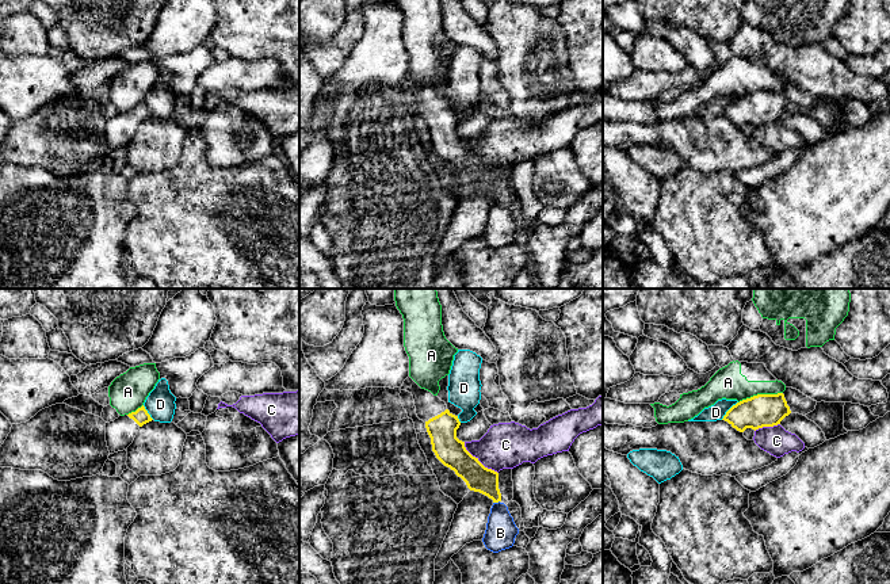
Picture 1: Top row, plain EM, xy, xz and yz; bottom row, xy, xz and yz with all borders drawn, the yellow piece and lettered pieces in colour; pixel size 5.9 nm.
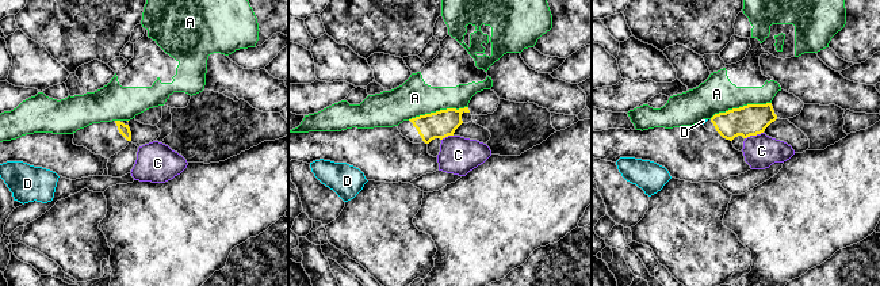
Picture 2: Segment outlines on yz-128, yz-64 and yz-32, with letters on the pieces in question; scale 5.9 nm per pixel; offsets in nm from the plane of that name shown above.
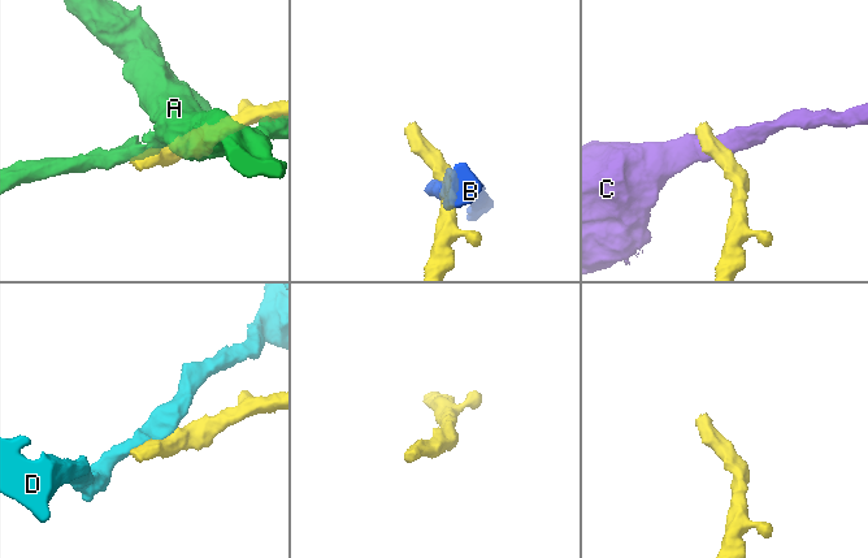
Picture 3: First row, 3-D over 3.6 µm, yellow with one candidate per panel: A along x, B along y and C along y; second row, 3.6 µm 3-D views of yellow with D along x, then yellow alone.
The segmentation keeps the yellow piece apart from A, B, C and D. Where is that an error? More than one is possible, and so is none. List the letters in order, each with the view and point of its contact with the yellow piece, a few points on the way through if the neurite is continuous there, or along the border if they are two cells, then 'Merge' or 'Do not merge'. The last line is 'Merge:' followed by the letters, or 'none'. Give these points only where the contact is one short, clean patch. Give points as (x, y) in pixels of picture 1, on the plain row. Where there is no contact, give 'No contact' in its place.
A: Touches yellow at yz (760, 91). Do not merge
B: Touches yellow at xz (496, 198). Do not merge
C: Touches yellow at xz (477, 156). Boundary: xz (463, 138), (463, 142), (473, 152), (497, 170). Do not merge
D: Touches yellow at yz (728, 107). Do not merge
Merge: none

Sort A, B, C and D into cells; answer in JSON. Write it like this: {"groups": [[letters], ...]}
{"groups": [["A"], ["B"], ["C"], ["D"]]}

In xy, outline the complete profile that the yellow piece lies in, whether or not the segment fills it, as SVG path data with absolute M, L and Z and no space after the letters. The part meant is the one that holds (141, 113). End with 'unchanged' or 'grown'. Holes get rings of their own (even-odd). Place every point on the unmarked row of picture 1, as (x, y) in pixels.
M142 102L135 108L121 112L106 119L106 138L110 150L127 146L133 140L138 126L153 115Z | grown

